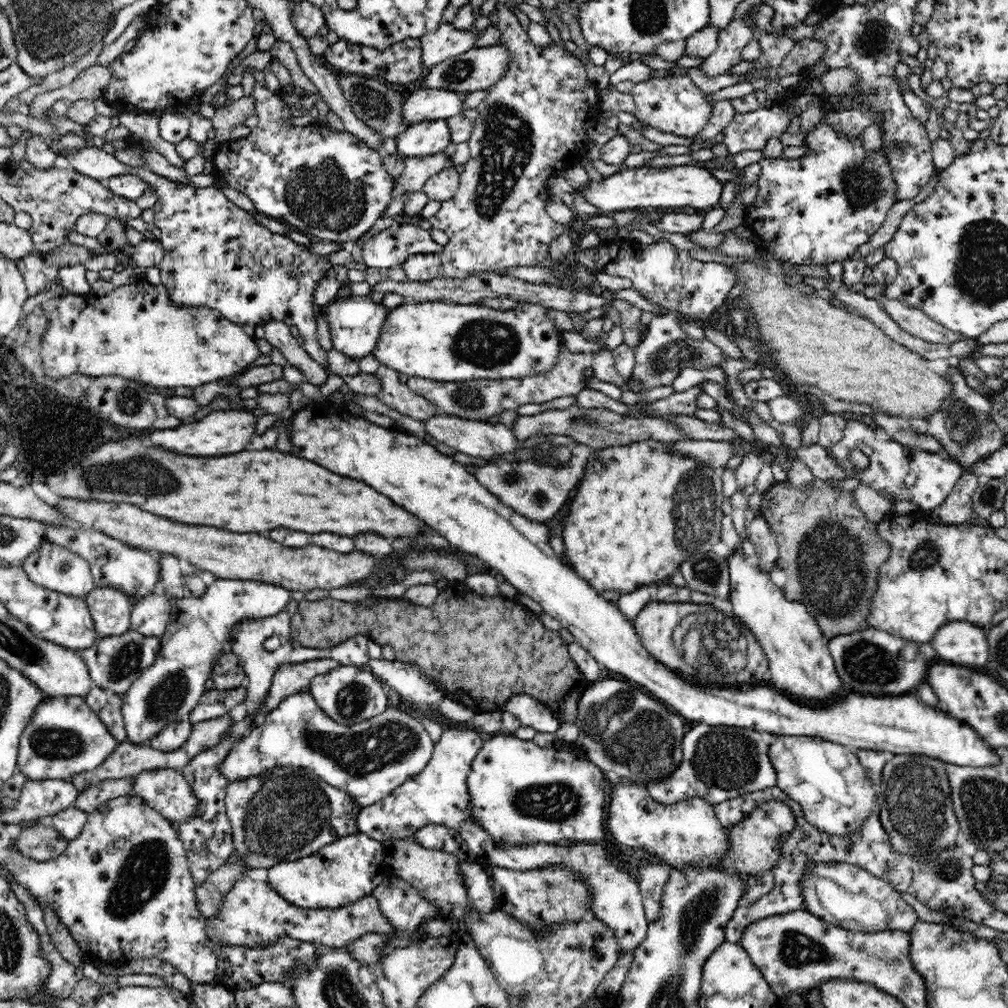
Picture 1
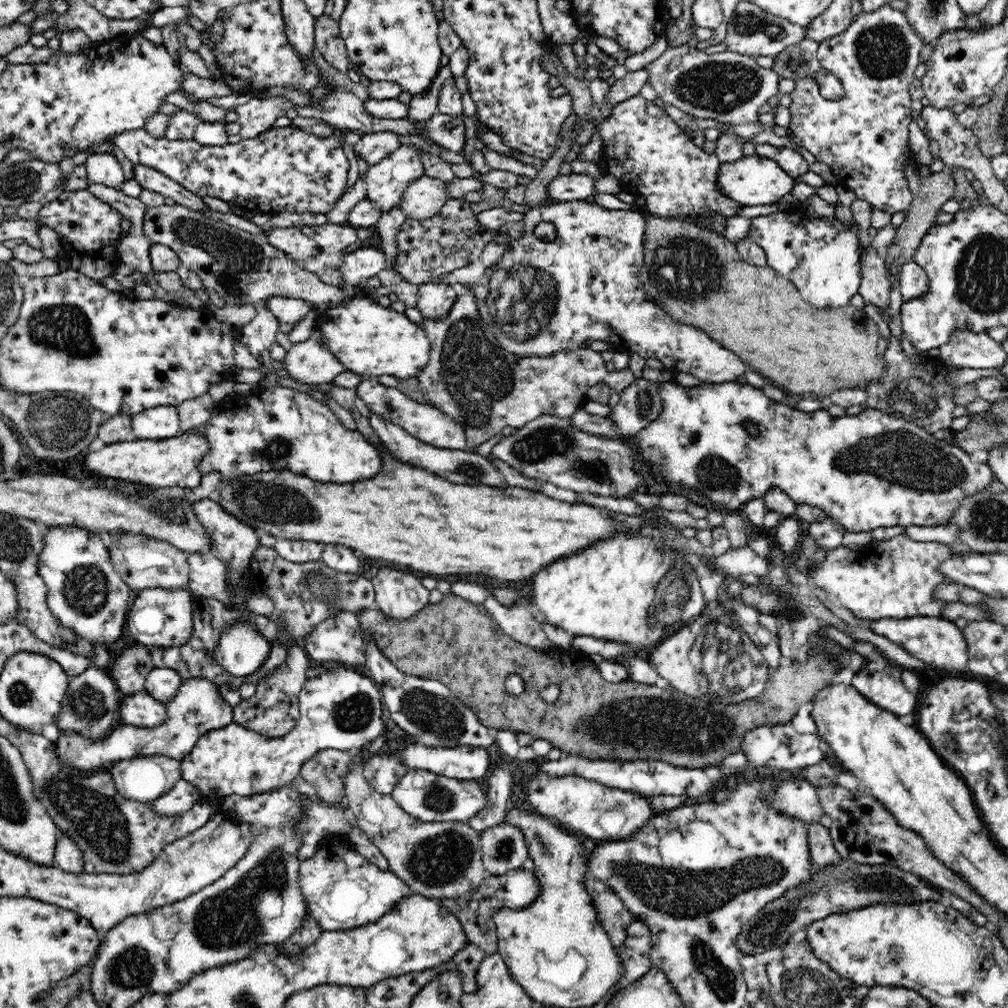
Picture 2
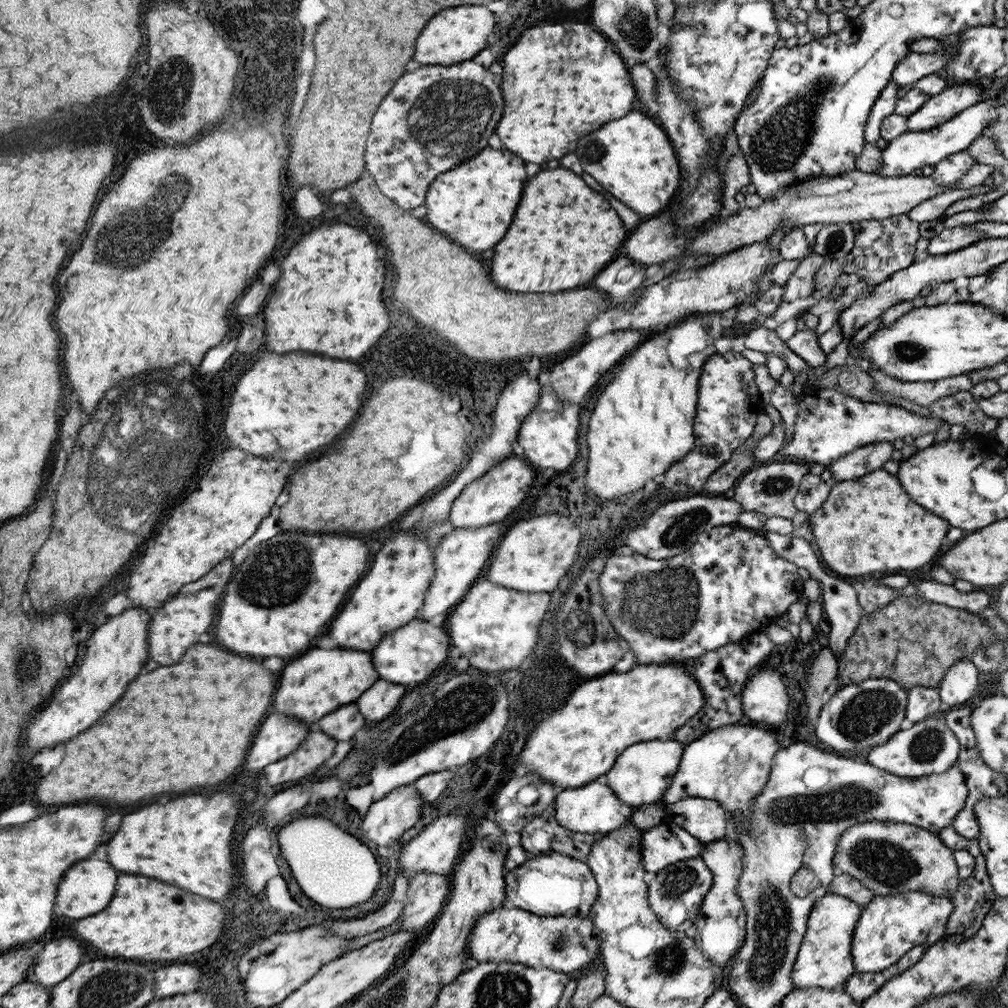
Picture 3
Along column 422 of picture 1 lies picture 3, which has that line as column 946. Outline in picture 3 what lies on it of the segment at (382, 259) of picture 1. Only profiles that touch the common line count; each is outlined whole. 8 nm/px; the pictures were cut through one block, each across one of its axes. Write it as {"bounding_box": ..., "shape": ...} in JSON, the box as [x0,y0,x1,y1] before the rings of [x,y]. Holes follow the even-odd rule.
{"bounding_box":[927,224,981,256],"shape":[[[969,224],[949,228],[949,230],[939,230],[939,234],[929,238],[927,254],[929,256],[941,256],[941,254],[951,254],[955,250],[963,250],[969,244],[975,244],[981,240],[981,234],[977,234]]]}

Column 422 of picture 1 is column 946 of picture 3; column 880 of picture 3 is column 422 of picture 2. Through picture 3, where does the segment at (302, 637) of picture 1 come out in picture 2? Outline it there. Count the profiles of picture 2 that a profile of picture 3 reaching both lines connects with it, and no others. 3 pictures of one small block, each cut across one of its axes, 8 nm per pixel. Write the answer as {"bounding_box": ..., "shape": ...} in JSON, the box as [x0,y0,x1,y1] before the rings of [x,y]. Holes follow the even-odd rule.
{"bounding_box":[356,594,836,770],"shape":[[[446,594],[438,604],[428,604],[422,612],[404,622],[386,618],[378,608],[362,610],[356,614],[360,630],[368,632],[374,638],[376,646],[386,658],[392,660],[394,666],[398,666],[398,670],[410,676],[438,680],[446,684],[456,694],[456,698],[460,698],[492,732],[506,730],[530,734],[536,740],[548,740],[554,748],[560,748],[564,756],[580,756],[584,760],[664,760],[668,764],[694,770],[696,766],[698,770],[706,766],[720,766],[726,756],[742,750],[744,736],[748,732],[762,726],[774,728],[792,722],[800,708],[810,706],[814,696],[822,688],[830,686],[832,678],[836,676],[832,664],[826,658],[808,656],[808,662],[780,662],[780,666],[770,672],[766,690],[760,696],[740,704],[720,706],[714,702],[710,704],[690,698],[670,684],[666,688],[658,688],[632,680],[620,684],[608,682],[602,678],[598,666],[594,662],[588,662],[586,652],[580,652],[576,648],[564,650],[558,646],[540,652],[536,648],[520,644],[498,626],[498,622],[482,604],[472,604],[456,594]],[[508,676],[520,676],[524,680],[526,688],[522,694],[508,694]],[[550,684],[560,686],[560,696],[552,704],[544,702],[540,696],[540,692]]]}

